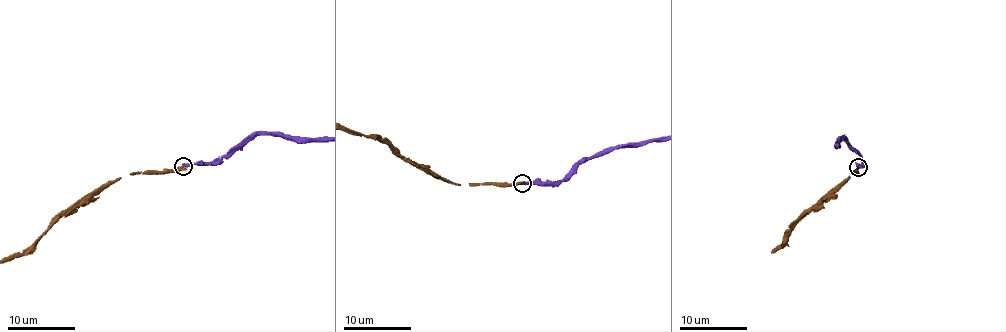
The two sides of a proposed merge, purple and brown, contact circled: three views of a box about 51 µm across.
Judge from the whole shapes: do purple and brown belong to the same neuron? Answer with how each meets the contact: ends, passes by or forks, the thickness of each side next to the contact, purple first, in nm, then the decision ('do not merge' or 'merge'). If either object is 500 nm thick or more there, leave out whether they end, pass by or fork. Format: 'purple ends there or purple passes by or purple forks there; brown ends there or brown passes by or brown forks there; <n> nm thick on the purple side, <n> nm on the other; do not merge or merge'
purple ends there; brown ends there; 340 nm thick on the purple side, 340 nm on the other; merge

